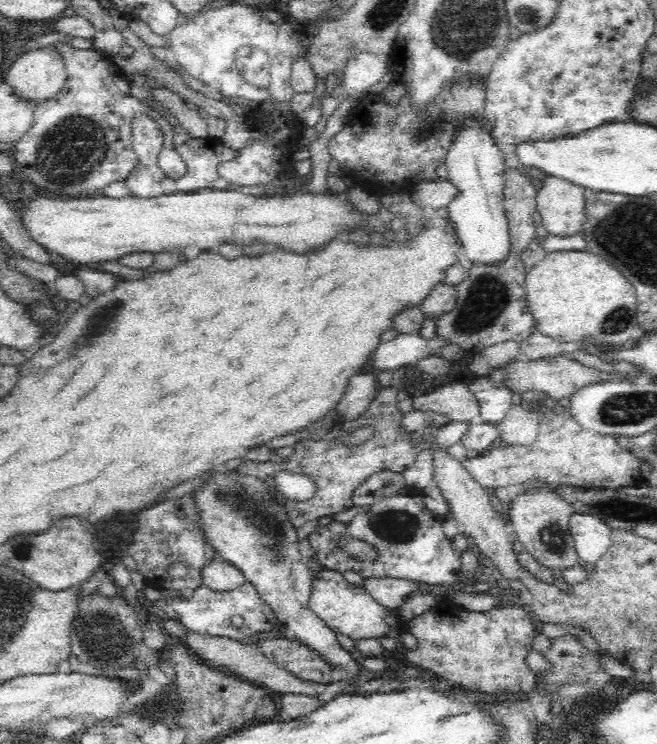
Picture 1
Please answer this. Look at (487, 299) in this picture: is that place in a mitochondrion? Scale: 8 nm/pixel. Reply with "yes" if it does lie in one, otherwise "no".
yes

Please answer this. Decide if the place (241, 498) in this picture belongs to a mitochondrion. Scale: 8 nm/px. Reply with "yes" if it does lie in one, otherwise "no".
yes

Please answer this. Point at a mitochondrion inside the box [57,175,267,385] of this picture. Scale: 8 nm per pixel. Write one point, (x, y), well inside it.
(98, 323)

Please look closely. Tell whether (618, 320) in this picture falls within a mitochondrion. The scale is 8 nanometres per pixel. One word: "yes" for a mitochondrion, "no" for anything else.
yes

